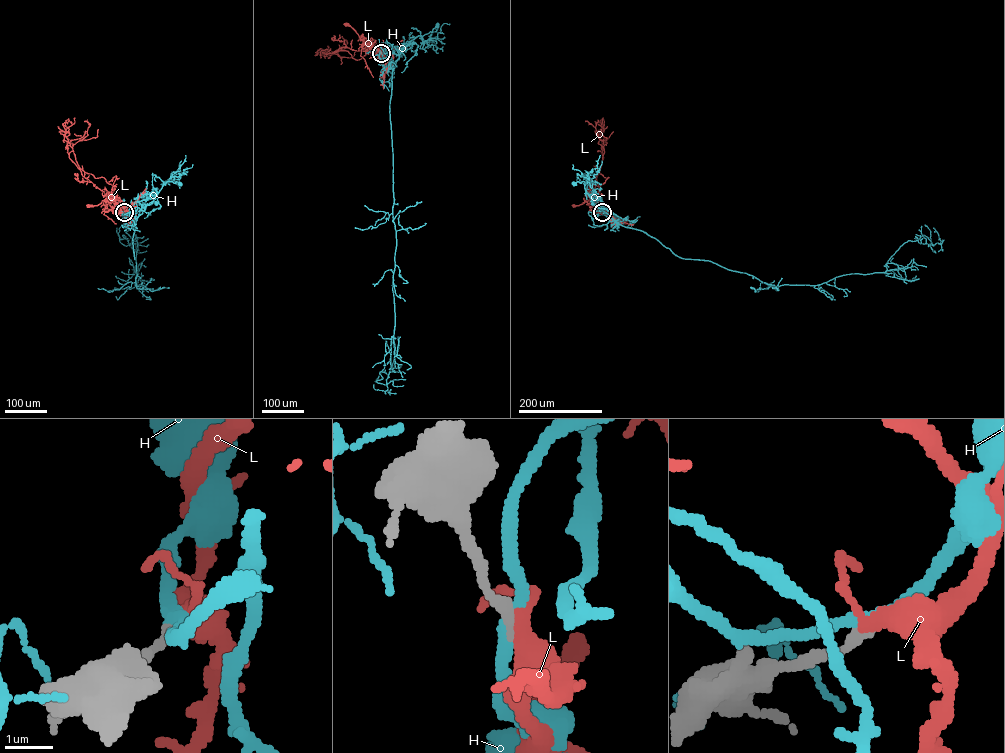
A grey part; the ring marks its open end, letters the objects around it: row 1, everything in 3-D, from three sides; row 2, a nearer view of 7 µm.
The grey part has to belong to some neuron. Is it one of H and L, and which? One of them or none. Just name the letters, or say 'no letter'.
L

